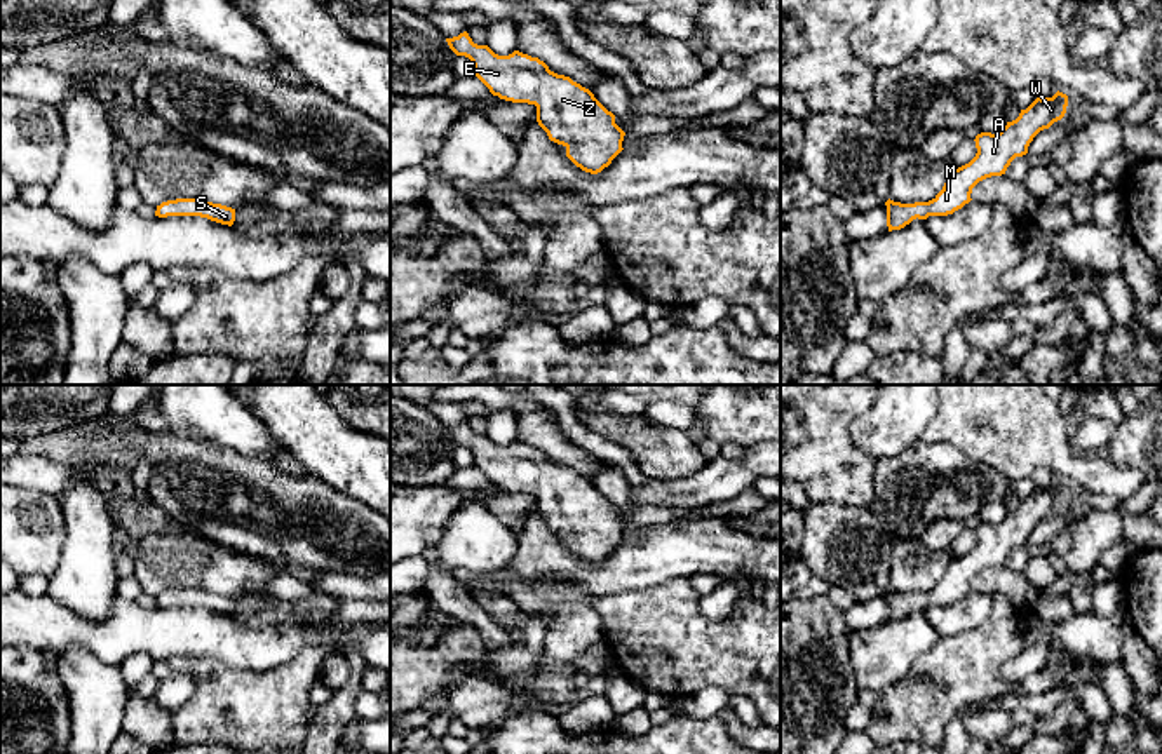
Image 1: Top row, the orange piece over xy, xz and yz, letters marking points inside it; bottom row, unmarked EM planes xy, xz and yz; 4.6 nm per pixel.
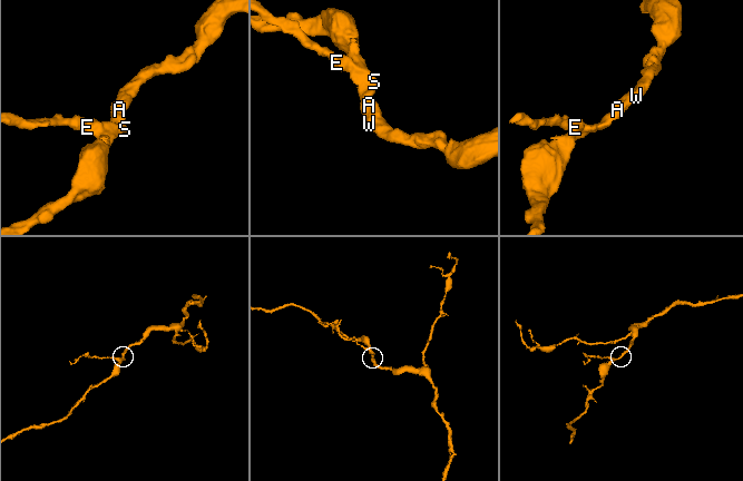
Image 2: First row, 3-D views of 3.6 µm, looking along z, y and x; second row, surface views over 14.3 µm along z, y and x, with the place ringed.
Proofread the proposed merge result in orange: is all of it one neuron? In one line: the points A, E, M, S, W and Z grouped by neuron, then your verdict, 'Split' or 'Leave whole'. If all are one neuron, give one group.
Groups: A E M S W Z. Leave whole

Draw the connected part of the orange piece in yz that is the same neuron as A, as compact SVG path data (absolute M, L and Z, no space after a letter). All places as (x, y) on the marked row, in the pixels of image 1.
M1056 92L1052 98L1037 98L1019 117L996 132L976 136L976 157L953 169L942 190L929 202L901 204L887 200L888 232L901 230L913 219L929 216L948 216L969 204L972 188L991 176L1005 174L1016 157L1028 153L1033 138L1061 120L1066 113L1068 96Z

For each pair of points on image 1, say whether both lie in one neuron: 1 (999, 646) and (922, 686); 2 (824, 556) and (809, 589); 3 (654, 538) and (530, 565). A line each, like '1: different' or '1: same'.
1: same
2: different
3: same

